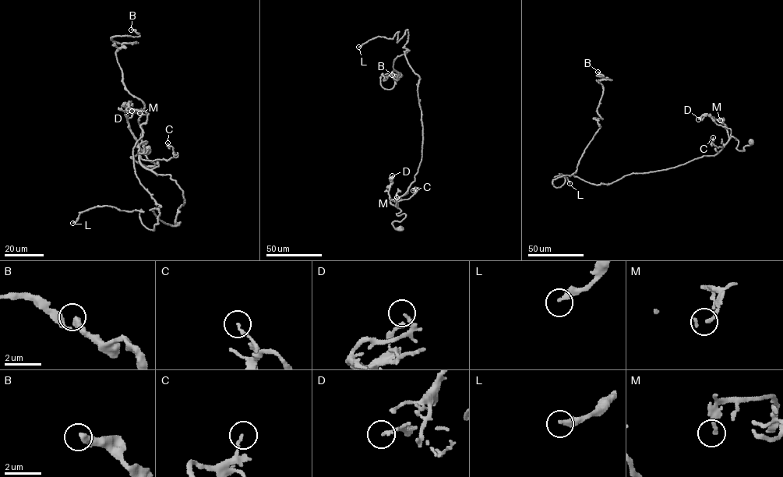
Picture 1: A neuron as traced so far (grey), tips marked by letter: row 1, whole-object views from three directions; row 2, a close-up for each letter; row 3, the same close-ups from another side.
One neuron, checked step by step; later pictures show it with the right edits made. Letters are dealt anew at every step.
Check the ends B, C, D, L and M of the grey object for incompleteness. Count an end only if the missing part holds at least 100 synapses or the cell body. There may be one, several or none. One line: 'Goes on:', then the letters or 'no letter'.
Goes on: L

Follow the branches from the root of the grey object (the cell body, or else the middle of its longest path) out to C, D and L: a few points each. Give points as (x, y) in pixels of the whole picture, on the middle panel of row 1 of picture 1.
C: (400, 227), (393, 223), (406, 214), (396, 214), (401, 211), (396, 202), (409, 199), (416, 188), (413, 190)
D: (400, 227), (393, 223), (406, 214), (397, 216), (401, 210), (390, 203), (392, 175)
L: (400, 227), (396, 200), (421, 159), (420, 78), (407, 30), (358, 47)

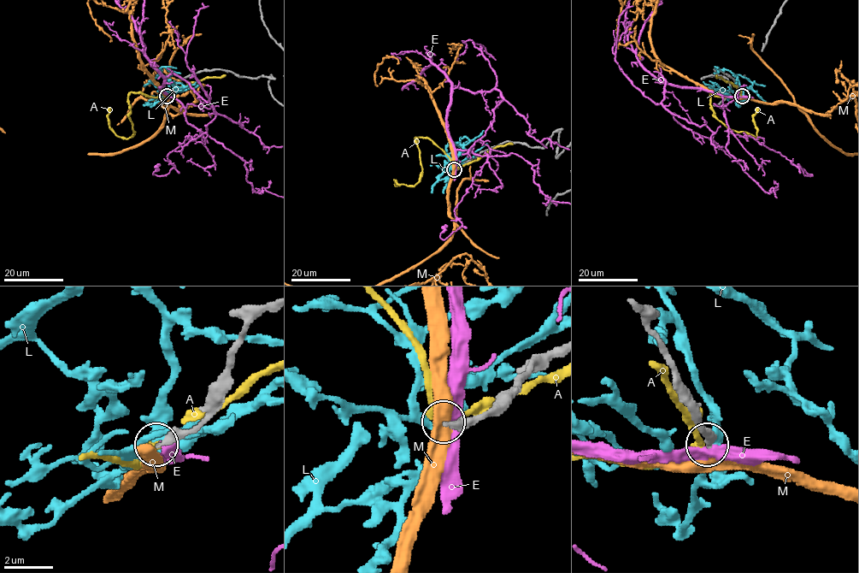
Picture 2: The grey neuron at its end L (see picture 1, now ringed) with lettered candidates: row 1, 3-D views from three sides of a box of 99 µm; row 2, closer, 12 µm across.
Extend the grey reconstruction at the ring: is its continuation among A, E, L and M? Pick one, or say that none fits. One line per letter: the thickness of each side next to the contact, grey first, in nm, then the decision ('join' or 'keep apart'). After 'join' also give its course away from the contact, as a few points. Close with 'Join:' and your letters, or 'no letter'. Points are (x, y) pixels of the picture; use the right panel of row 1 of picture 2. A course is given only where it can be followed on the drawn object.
A: 320 nm thick on the grey side, 360 nm on the other; keep apart
E: 400 nm thick on the grey side, 480 nm on the other; keep apart
L: 400 nm thick on the grey side, 400 nm on the other; keep apart
M: 300 nm thick on the grey side, 480 nm on the other; keep apart
Join: no letter

